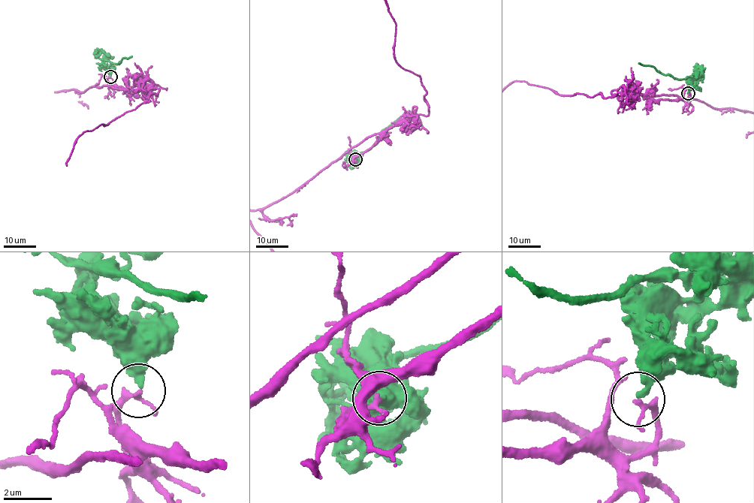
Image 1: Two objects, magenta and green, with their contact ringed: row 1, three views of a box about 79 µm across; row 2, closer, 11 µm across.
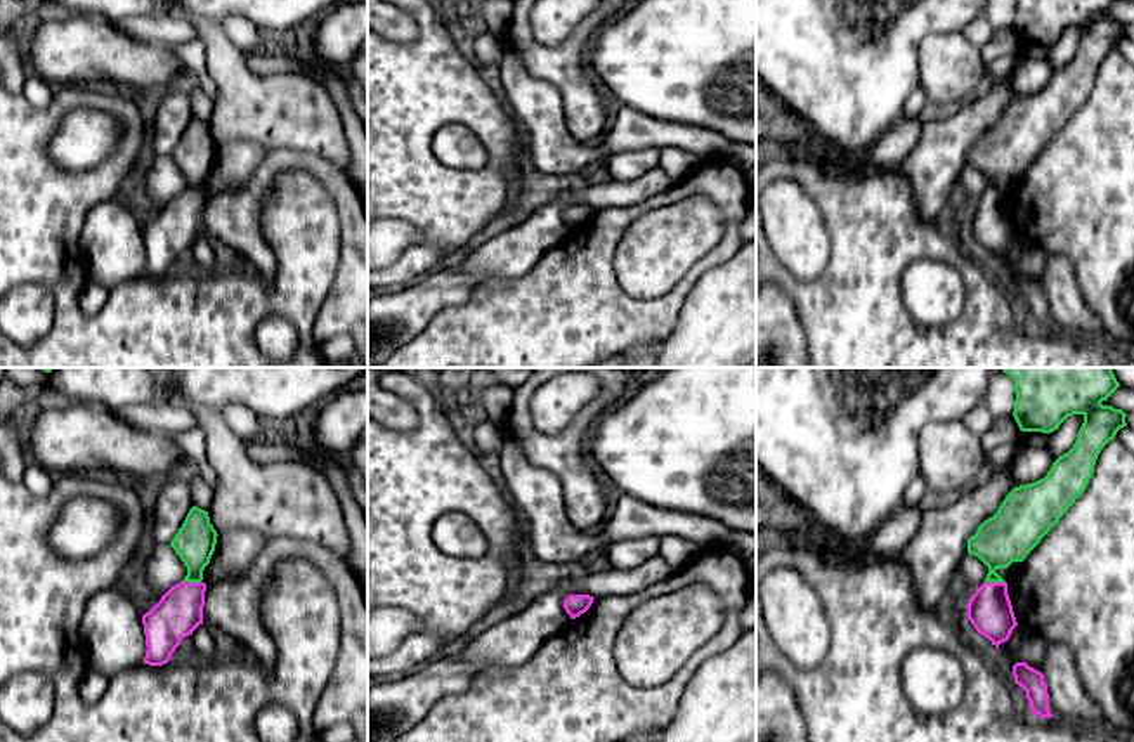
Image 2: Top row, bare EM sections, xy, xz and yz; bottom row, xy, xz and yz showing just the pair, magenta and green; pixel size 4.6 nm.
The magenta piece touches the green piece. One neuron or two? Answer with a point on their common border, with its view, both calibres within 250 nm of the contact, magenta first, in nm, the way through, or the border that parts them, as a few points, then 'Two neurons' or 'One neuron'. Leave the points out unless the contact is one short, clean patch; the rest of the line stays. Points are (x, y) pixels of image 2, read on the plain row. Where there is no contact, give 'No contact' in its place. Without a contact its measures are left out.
Touches magenta at yz (996, 195). Thickness 200 nm (magenta) against 240 nm. Two neurons

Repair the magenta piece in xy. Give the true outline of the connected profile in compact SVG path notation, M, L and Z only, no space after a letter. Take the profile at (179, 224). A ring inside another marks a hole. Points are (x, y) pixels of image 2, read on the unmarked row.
M179 194L142 227L144 276L166 276L180 253L203 236L205 203L205 194Z

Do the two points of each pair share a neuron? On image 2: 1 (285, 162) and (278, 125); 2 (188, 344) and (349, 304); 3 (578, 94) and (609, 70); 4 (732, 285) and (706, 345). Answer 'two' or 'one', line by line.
1: two
2: two
3: two
4: one

